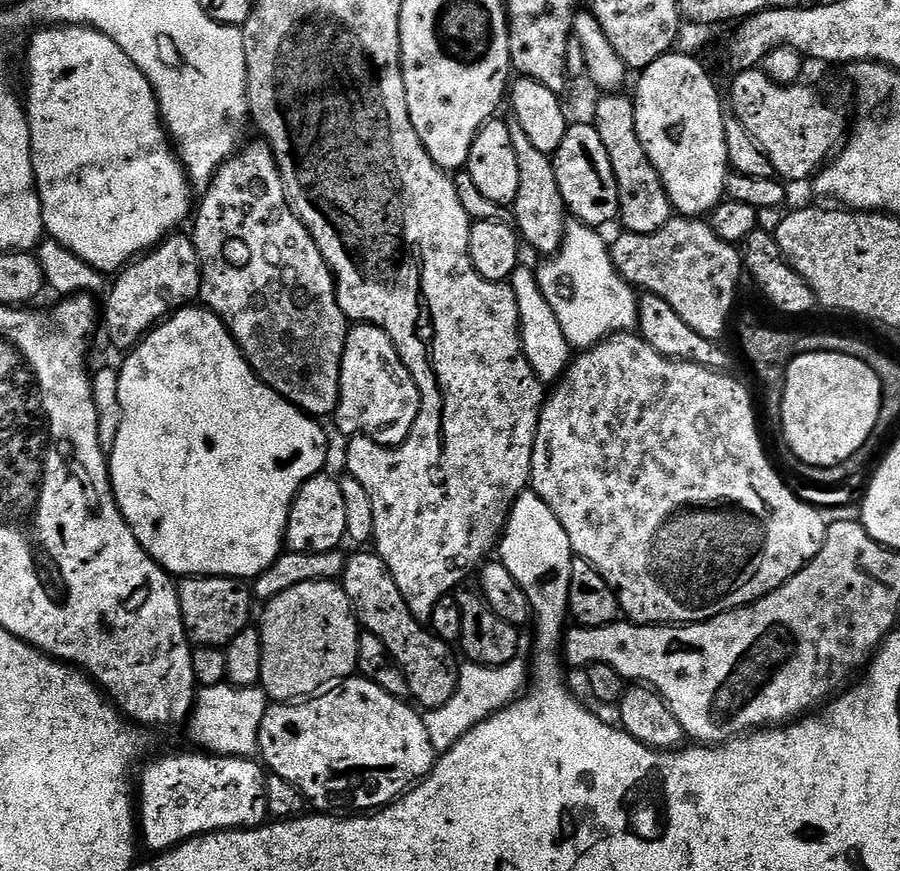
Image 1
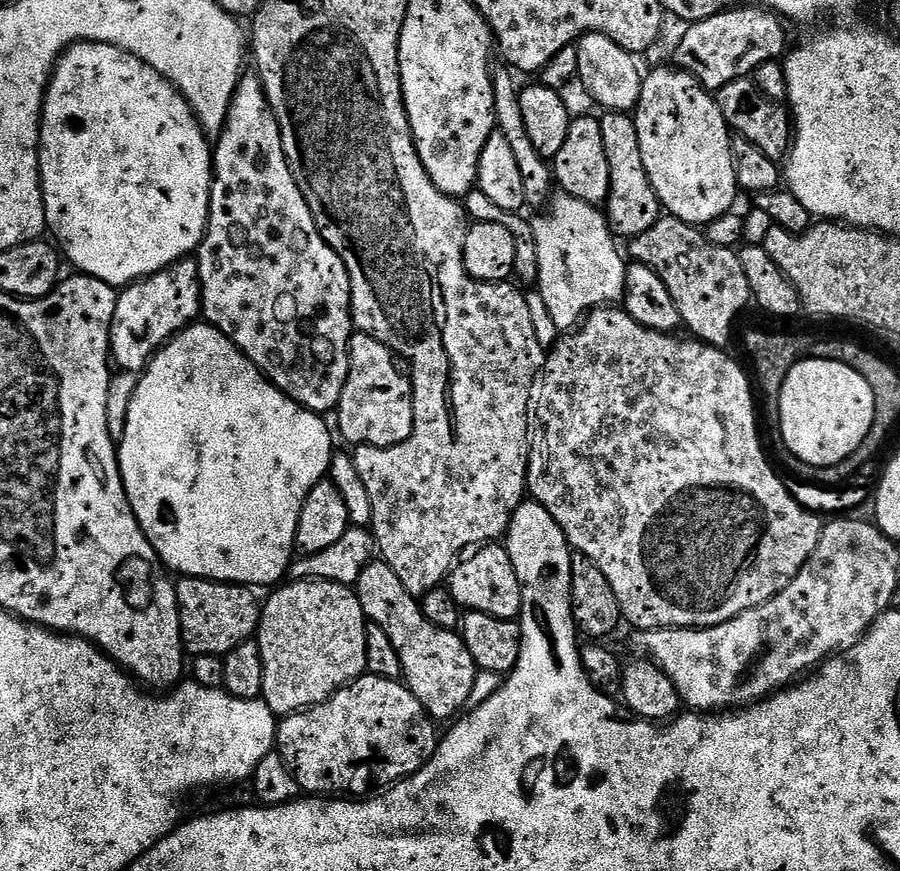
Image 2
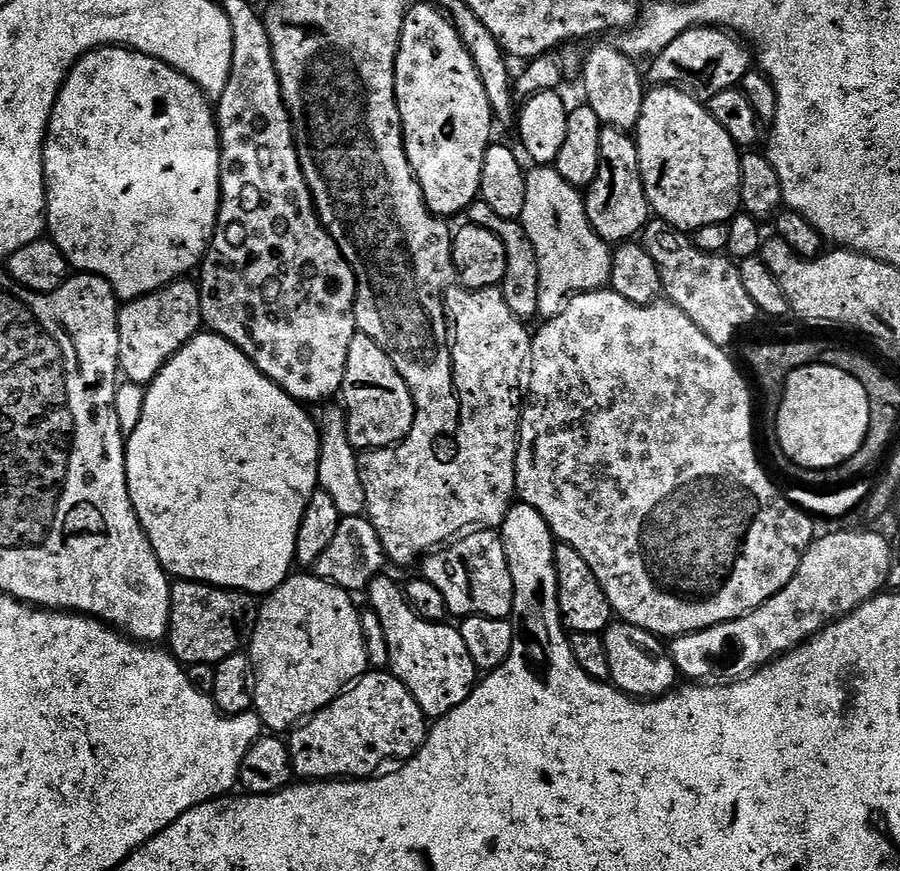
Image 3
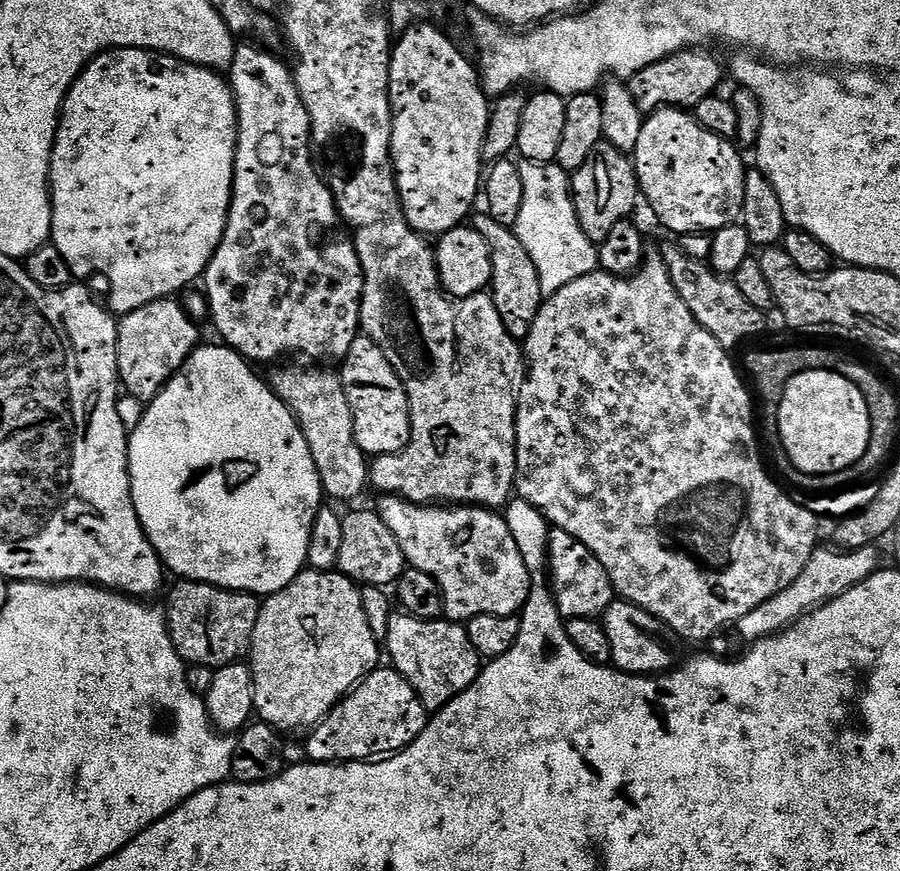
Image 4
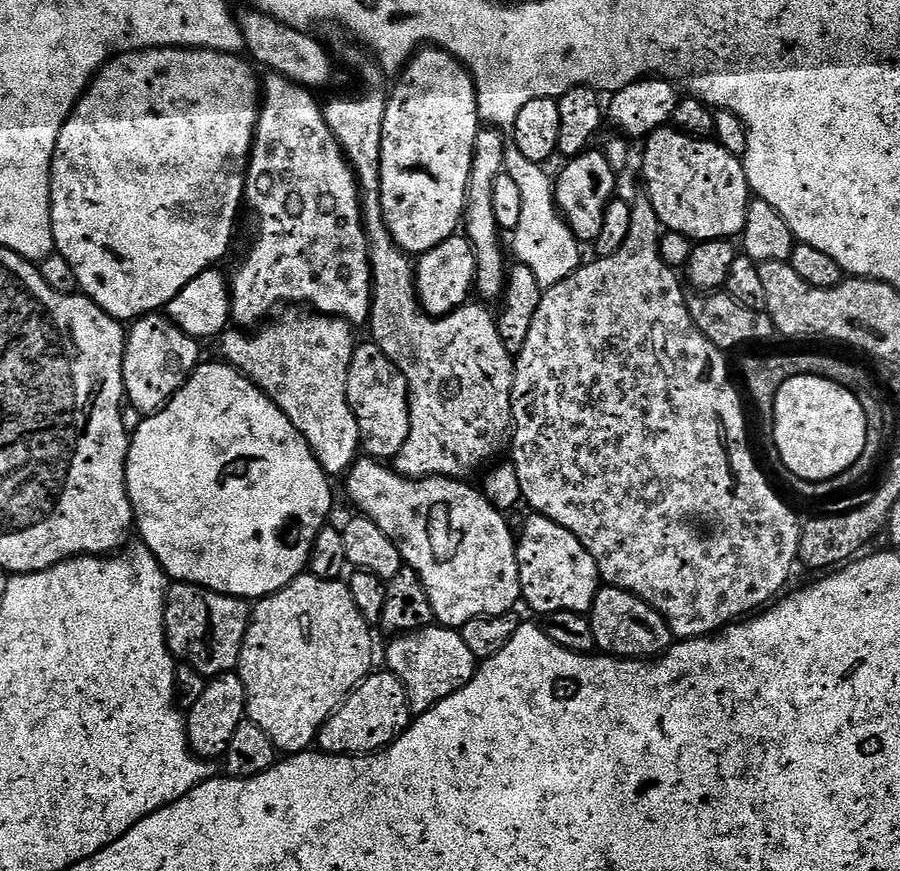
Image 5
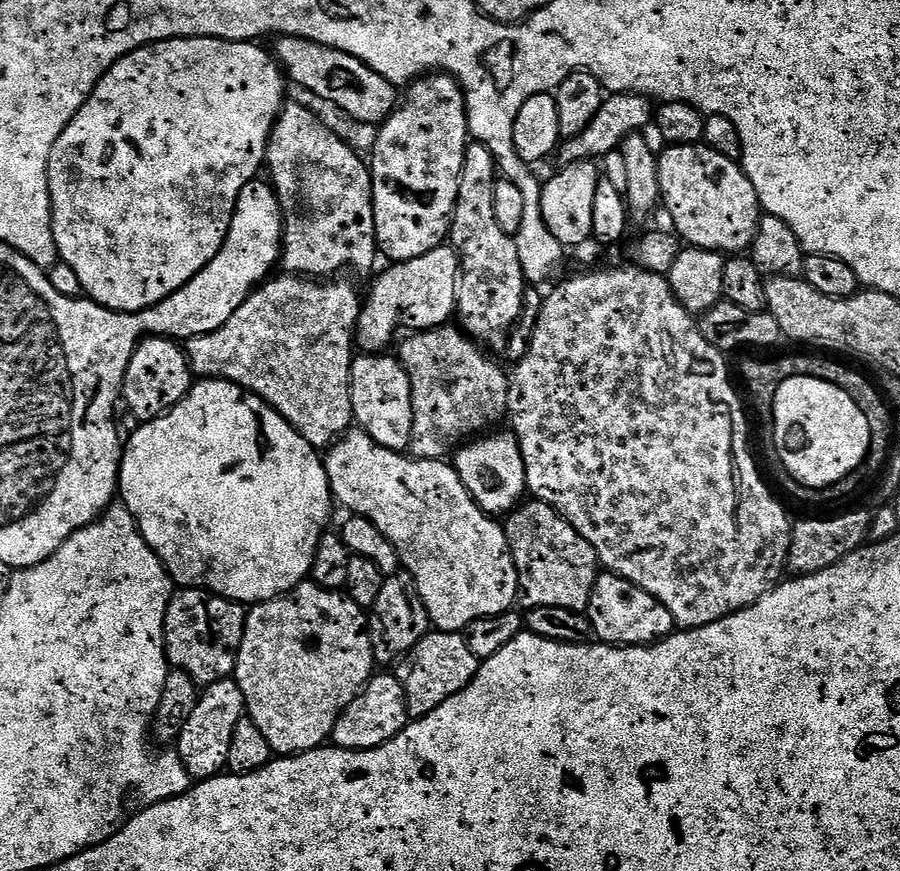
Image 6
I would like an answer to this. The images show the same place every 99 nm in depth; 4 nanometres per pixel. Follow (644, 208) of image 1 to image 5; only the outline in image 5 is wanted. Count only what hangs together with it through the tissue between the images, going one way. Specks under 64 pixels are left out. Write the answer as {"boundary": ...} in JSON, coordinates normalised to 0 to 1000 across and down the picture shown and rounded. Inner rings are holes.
{"boundary":[[[650,172],[643,179],[637,179],[617,203],[618,234],[627,247],[628,255],[640,274],[646,278],[661,278],[664,269],[669,269],[669,250],[673,246],[673,237],[686,224],[684,204],[687,197],[679,193],[670,173]]]}

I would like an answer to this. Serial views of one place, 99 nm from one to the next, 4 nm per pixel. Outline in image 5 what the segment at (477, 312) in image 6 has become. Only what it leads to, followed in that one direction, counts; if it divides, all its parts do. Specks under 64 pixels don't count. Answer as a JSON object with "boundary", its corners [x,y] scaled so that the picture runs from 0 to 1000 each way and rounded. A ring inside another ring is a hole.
{"boundary":[[[536,145],[527,158],[527,181],[522,191],[522,209],[518,214],[518,232],[513,254],[514,270],[520,272],[529,292],[528,334],[533,335],[532,343],[554,346],[560,339],[560,325],[564,321],[566,300],[560,300],[562,280],[556,277],[558,264],[549,250],[549,208],[561,201],[560,178],[566,162],[557,148]]]}

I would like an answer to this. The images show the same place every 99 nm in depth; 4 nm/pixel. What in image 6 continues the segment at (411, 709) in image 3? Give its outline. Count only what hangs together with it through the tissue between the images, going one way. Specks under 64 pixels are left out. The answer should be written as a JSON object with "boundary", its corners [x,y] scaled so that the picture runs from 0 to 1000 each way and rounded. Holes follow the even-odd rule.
{"boundary":[[[418,774],[400,791],[393,806],[389,806],[386,815],[378,821],[367,850],[376,859],[419,859],[439,847],[454,829],[453,807],[444,781],[439,774]]]}

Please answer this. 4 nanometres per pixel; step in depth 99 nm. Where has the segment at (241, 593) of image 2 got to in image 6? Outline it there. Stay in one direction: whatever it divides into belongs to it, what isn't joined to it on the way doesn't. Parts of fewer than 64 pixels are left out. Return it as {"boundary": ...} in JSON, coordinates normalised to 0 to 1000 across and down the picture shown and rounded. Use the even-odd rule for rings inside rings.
{"boundary":[[[207,675],[197,679],[191,690],[187,692],[187,704],[182,715],[182,745],[187,752],[188,763],[192,768],[211,774],[211,778],[216,778],[222,788],[254,780],[262,770],[262,752],[269,742],[272,706],[272,695],[240,684],[237,680],[228,680],[226,675]]]}

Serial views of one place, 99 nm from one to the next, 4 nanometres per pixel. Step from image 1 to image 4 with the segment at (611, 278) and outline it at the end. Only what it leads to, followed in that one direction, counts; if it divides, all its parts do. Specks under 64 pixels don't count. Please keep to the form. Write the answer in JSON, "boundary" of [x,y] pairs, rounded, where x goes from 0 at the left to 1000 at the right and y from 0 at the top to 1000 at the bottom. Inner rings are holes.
{"boundary":[[[579,183],[580,241],[576,241],[576,255],[571,265],[576,278],[584,282],[584,292],[598,305],[598,324],[602,324],[606,341],[614,340],[624,328],[663,311],[667,290],[663,281],[651,273],[642,255],[642,246],[636,231],[636,208],[632,199],[620,191],[601,191]]]}

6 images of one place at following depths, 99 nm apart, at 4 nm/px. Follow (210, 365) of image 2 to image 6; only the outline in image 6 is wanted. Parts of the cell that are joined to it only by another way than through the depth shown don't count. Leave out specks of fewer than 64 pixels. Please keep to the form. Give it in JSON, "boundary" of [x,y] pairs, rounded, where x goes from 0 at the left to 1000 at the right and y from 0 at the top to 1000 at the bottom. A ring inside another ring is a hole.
{"boundary":[[[223,435],[214,440],[202,462],[194,464],[183,478],[157,486],[152,491],[156,493],[143,505],[141,502],[136,514],[131,569],[134,575],[138,573],[136,579],[142,591],[151,596],[156,612],[176,636],[183,654],[201,676],[226,675],[228,680],[237,680],[251,689],[261,689],[264,693],[279,696],[318,684],[326,675],[343,665],[351,628],[366,605],[364,596],[369,592],[371,575],[357,520],[348,514],[344,507],[340,507],[336,498],[326,494],[318,480],[309,476],[291,457],[257,441],[254,436]]]}

